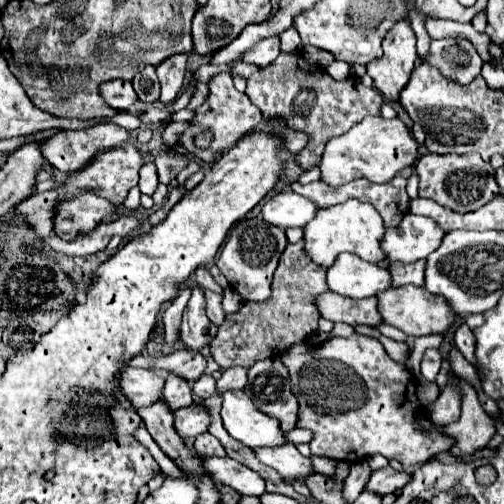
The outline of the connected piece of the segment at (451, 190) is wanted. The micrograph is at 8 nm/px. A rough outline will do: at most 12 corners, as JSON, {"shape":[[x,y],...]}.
{"shape":[[424,154],[420,196],[472,212],[498,194],[478,154]]}

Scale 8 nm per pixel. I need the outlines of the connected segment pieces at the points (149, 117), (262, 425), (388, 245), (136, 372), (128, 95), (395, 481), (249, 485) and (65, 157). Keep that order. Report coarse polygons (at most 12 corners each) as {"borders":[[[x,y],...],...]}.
{"borders":[[[150,108],[140,116],[144,126],[164,120],[172,110]],[[242,390],[224,392],[222,422],[252,450],[288,442]],[[406,214],[386,230],[388,262],[432,254],[444,234],[432,218]],[[124,368],[122,394],[136,406],[162,396],[164,376],[154,370]],[[104,82],[102,98],[116,110],[128,110],[136,100],[132,82]],[[386,466],[372,472],[366,490],[384,496],[412,480],[410,472]],[[206,458],[212,480],[262,496],[264,480],[232,458]],[[118,124],[56,132],[40,142],[60,172],[86,166],[98,152],[128,142]]]}

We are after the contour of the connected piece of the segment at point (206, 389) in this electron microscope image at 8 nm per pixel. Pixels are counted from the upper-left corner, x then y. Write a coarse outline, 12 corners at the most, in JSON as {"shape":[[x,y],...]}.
{"shape":[[200,376],[192,392],[198,398],[210,398],[216,392],[212,376]]}

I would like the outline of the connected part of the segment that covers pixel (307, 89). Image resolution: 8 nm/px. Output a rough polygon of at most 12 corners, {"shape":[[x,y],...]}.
{"shape":[[300,54],[268,68],[238,62],[266,120],[310,136],[296,164],[320,164],[330,138],[384,98],[358,78],[336,82]]}

